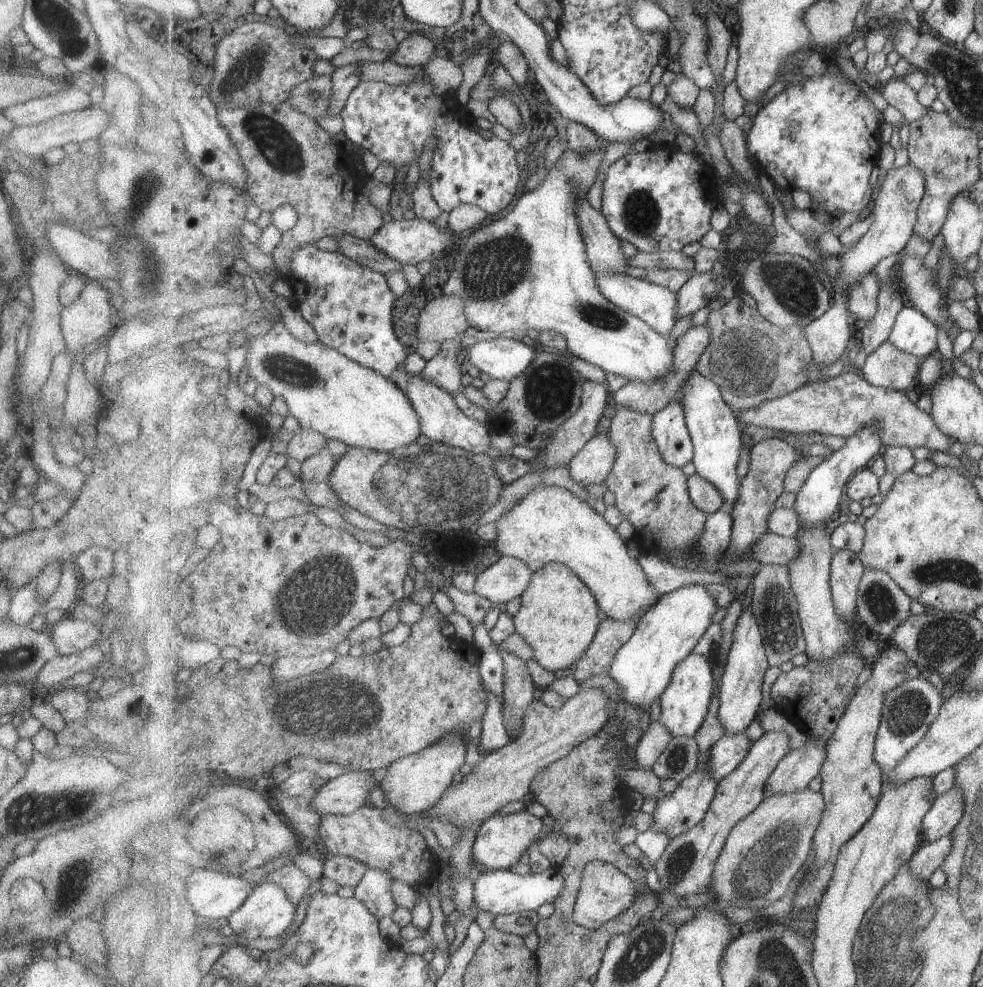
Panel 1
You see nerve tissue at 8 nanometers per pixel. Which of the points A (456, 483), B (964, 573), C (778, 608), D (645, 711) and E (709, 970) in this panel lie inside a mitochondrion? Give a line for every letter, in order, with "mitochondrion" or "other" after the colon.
A: mitochondrion
B: mitochondrion
C: mitochondrion
D: other
E: other

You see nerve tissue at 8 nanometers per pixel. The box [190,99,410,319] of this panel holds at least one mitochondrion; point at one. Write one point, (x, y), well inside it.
(270, 136)

